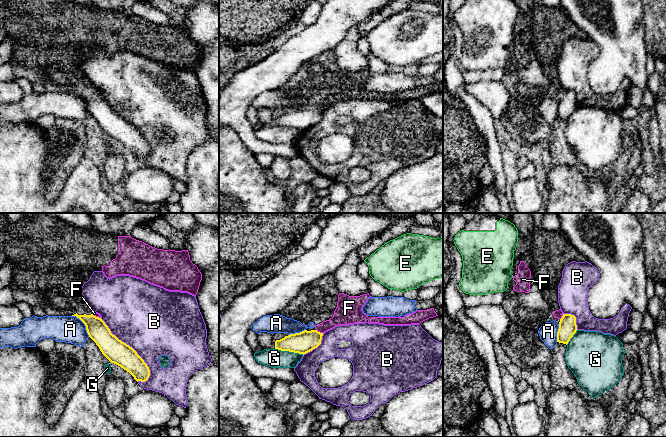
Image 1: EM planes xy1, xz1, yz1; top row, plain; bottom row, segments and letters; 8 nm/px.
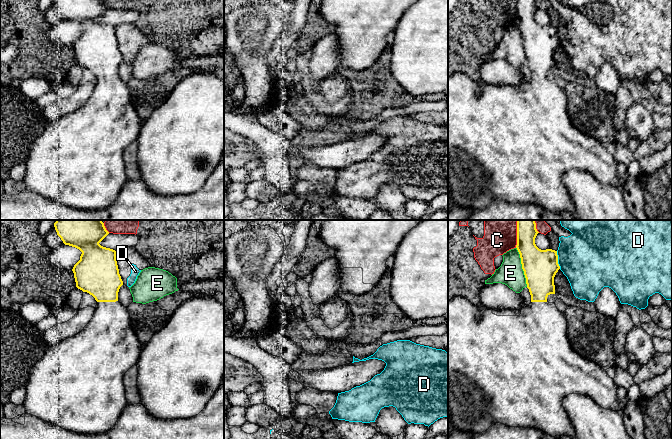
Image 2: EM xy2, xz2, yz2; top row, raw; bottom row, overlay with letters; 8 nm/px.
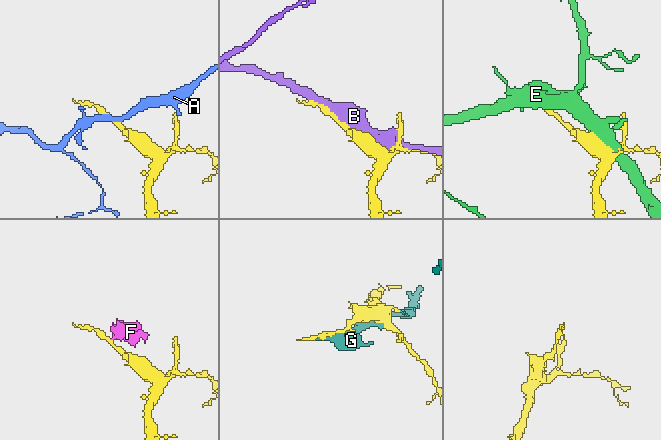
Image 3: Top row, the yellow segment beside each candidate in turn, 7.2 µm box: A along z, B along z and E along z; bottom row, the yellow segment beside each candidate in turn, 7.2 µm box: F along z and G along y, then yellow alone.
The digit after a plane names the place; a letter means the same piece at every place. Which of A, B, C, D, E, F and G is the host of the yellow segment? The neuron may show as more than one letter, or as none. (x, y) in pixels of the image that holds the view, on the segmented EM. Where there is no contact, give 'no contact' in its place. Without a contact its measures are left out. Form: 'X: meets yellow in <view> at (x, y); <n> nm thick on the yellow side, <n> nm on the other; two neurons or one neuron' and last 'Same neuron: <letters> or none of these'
A: meets yellow in xy1 at (84, 323); 170 nm thick on the yellow side, 220 nm on the other; two neurons
B: meets yellow in xy1 at (131, 347); 190 nm thick on the yellow side, 500 nm on the other; two neurons
C: meets yellow in yz2 at (517, 234); 200 nm thick on the yellow side, 280 nm on the other; two neurons
D: meets yellow in yz2 at (557, 260); 280 nm thick on the yellow side, 460 nm on the other; two neurons
E: meets yellow in yz2 at (522, 267); 280 nm thick on the yellow side, 200 nm on the other; two neurons
F: meets yellow in xz1 at (319, 332); 170 nm thick on the yellow side, 170 nm on the other; two neurons
G: meets yellow in xz1 at (289, 351); 170 nm thick on the yellow side, 160 nm on the other; two neurons
Same neuron: none of these

